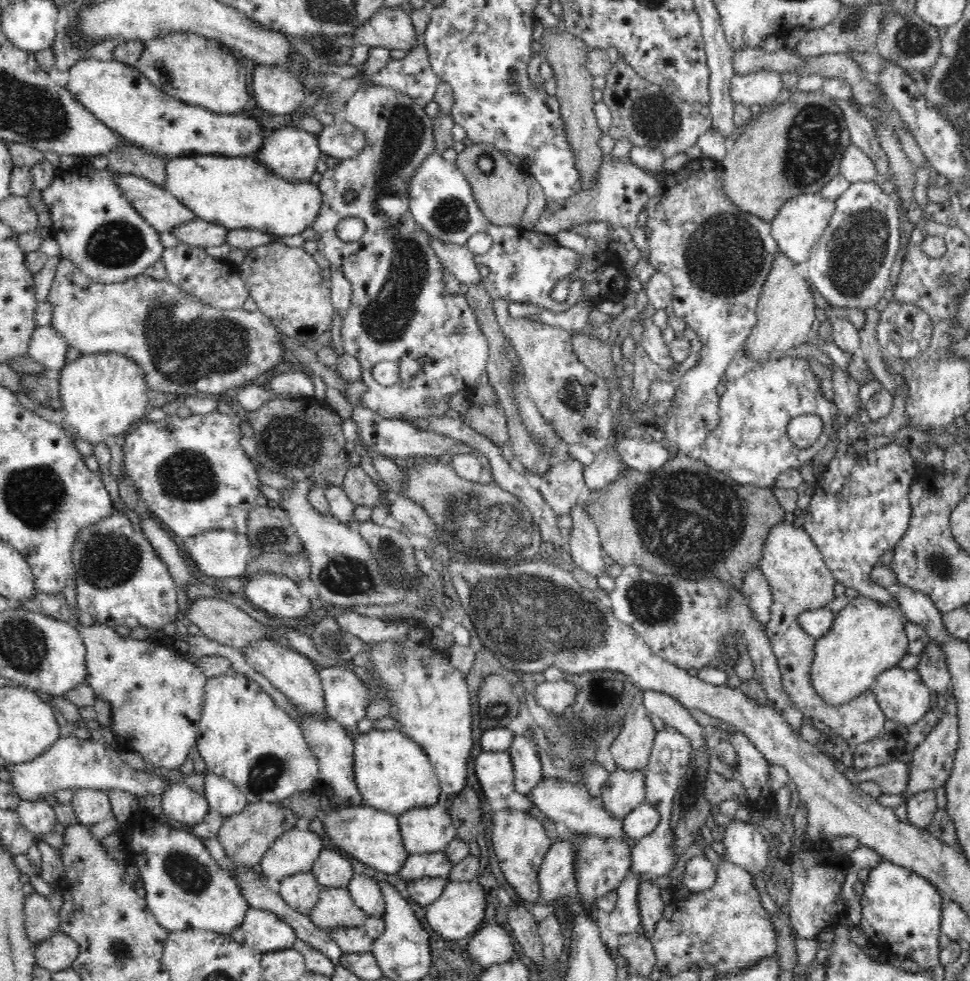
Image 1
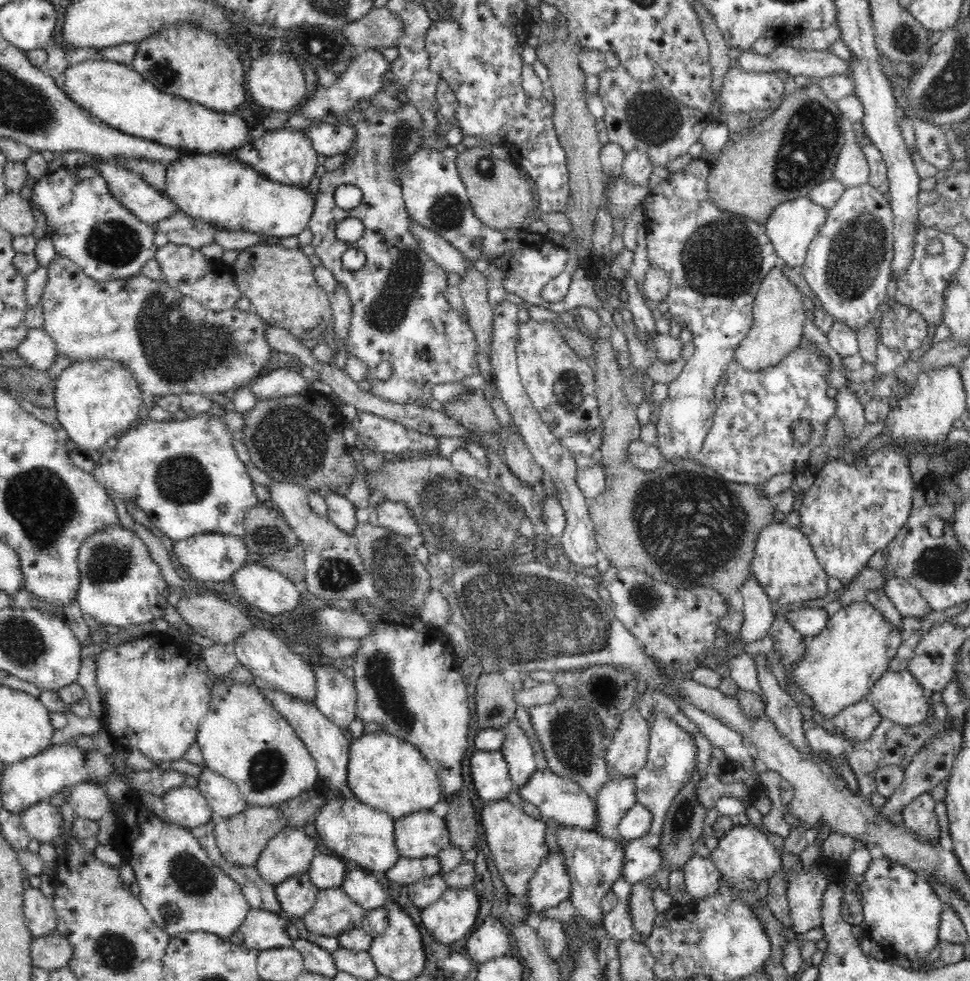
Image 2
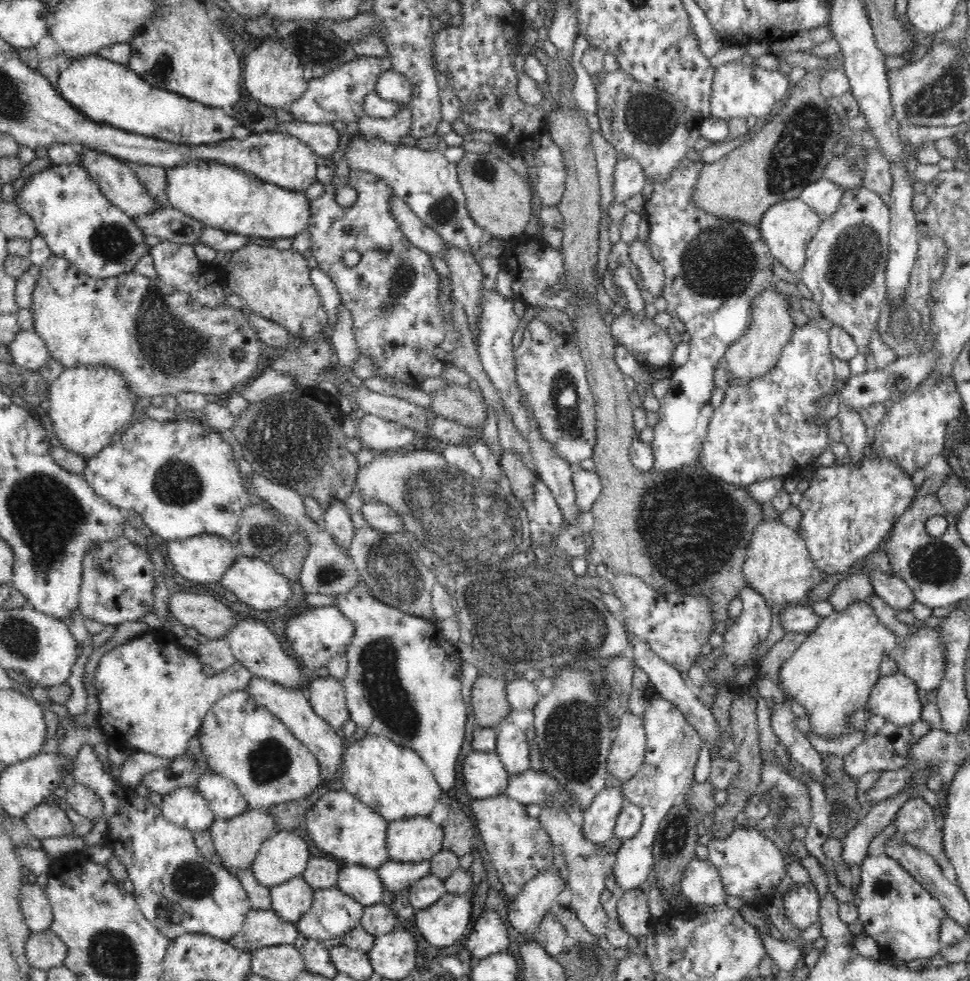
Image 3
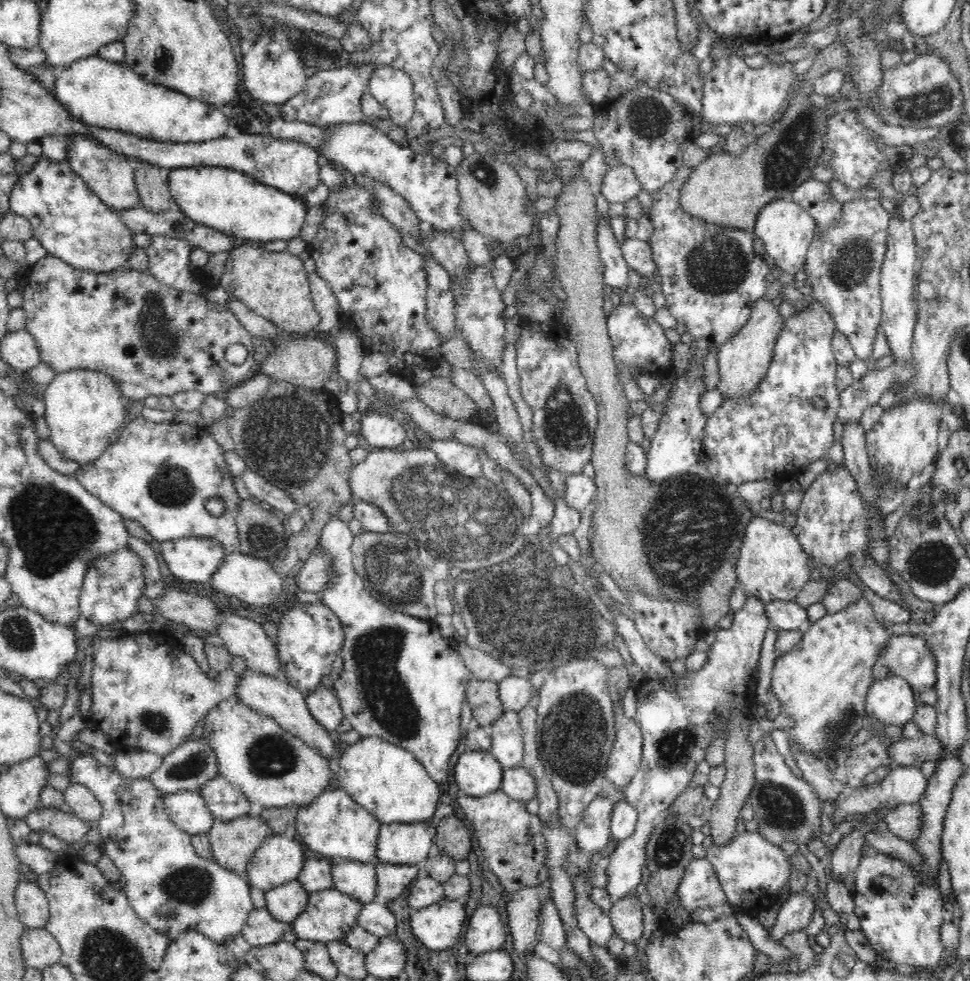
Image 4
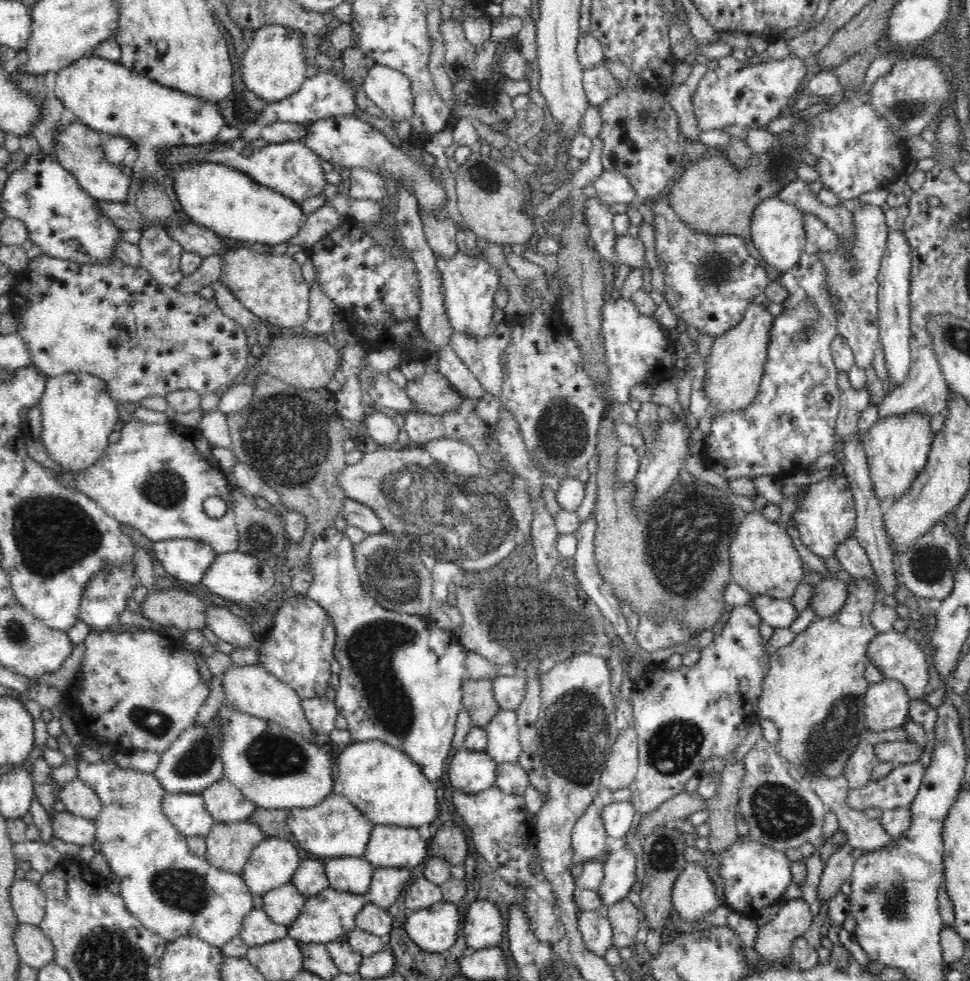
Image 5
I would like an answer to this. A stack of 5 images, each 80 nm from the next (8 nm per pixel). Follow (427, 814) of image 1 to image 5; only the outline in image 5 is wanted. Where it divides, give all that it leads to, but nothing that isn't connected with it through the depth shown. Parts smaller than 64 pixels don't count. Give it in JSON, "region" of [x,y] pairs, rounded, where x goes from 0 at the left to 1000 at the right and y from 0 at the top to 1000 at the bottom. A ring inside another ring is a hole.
{"region":[[[386,841],[374,873],[382,884],[388,885],[431,885],[439,875],[439,856],[434,856],[431,845],[403,841]]]}

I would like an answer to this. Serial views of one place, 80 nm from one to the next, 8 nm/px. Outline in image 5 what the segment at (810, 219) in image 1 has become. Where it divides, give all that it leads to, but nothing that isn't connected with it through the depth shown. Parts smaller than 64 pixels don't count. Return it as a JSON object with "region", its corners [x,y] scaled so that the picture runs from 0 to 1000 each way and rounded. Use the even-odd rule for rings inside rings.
{"region":[[[801,200],[785,204],[777,213],[773,229],[775,249],[777,249],[777,253],[781,255],[784,261],[787,263],[785,268],[796,278],[800,279],[803,277],[810,277],[810,275],[816,275],[823,267],[827,257],[834,254],[828,218],[829,216],[823,211],[804,204]]]}

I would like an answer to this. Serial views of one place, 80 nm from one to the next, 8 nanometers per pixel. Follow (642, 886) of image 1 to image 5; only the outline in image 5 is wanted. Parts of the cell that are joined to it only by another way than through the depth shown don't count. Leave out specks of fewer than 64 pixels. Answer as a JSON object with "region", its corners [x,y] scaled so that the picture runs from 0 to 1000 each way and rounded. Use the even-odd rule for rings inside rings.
{"region":[[[643,915],[636,922],[626,926],[625,934],[628,936],[632,946],[632,957],[630,962],[639,967],[644,964],[652,964],[658,948],[660,948],[660,938],[662,932],[647,917]]]}

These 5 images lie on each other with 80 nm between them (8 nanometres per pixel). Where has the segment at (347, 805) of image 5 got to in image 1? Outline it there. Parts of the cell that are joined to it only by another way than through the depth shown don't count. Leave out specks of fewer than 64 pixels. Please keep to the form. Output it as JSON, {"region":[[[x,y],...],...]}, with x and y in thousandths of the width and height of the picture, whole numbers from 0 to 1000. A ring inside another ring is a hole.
{"region":[[[336,820],[332,827],[337,830],[334,846],[338,850],[338,856],[357,873],[402,892],[409,891],[423,872],[416,864],[410,833],[375,820],[358,823]]]}

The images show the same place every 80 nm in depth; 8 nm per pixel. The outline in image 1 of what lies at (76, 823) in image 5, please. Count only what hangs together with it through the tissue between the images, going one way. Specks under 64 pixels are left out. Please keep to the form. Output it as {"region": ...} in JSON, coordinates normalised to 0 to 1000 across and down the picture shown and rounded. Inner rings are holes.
{"region":[[[22,815],[15,828],[19,830],[22,840],[33,846],[35,853],[43,853],[56,850],[60,834],[56,823],[46,815],[31,817]]]}

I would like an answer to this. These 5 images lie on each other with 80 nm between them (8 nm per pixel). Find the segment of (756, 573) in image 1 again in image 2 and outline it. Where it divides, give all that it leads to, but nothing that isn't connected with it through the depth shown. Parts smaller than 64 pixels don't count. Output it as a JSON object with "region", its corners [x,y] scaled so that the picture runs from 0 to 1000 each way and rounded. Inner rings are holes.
{"region":[[[778,589],[769,591],[763,603],[767,616],[767,634],[765,634],[762,648],[766,656],[773,656],[777,652],[792,648],[799,626],[794,614],[795,610]]]}

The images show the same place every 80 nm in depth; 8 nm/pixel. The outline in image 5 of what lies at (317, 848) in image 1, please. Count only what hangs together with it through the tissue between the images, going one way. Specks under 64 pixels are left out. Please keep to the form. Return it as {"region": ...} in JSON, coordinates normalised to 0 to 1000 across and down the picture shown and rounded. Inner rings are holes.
{"region":[[[275,853],[264,864],[248,889],[259,911],[272,912],[301,899],[310,876],[294,853]]]}

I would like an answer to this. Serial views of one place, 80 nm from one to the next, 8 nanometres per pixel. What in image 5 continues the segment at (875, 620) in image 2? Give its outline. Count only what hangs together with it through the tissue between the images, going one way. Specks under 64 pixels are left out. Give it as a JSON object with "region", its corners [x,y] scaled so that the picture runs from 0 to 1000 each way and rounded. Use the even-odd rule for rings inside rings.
{"region":[[[872,587],[874,608],[868,620],[858,628],[839,632],[823,645],[814,657],[808,659],[793,669],[793,684],[789,689],[782,709],[780,732],[795,734],[803,744],[803,754],[798,764],[804,774],[813,776],[827,792],[832,787],[837,790],[852,790],[861,793],[869,789],[874,775],[884,764],[887,746],[893,743],[891,710],[896,695],[891,691],[891,682],[896,676],[894,661],[896,654],[905,646],[898,637],[897,627],[903,616],[906,603],[893,588]]]}

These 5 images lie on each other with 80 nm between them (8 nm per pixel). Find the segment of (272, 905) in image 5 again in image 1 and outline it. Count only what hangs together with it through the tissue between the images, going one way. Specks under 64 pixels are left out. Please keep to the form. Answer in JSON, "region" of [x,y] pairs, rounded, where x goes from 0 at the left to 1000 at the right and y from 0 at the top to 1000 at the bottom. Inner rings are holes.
{"region":[[[321,888],[297,893],[286,899],[285,905],[299,926],[313,932],[319,932],[333,906]]]}

